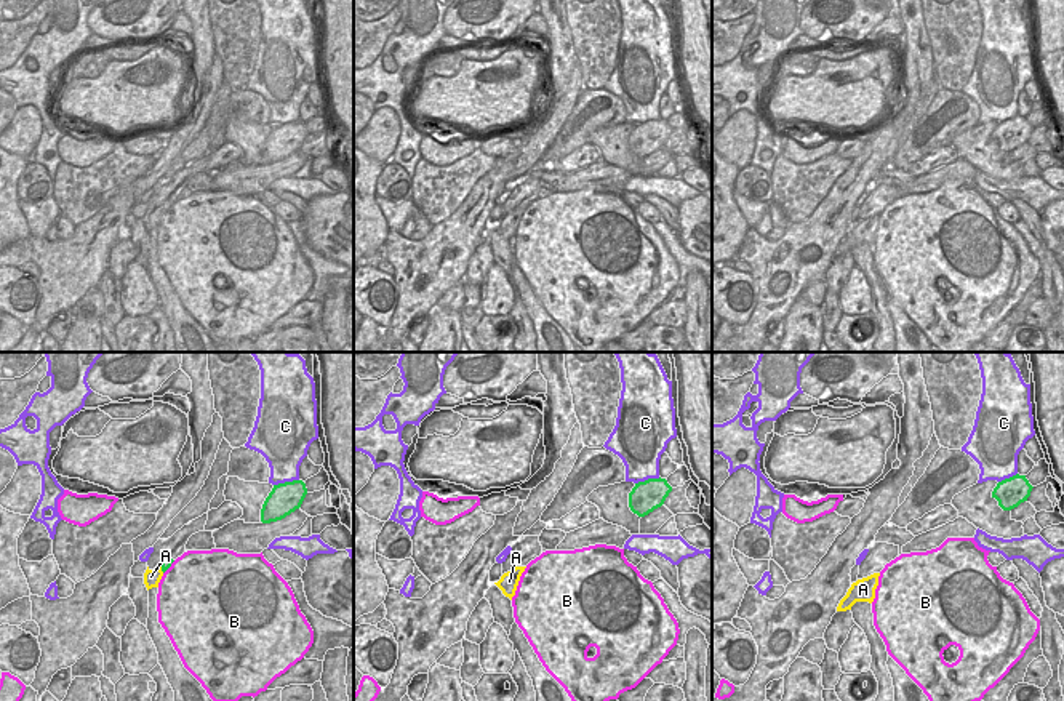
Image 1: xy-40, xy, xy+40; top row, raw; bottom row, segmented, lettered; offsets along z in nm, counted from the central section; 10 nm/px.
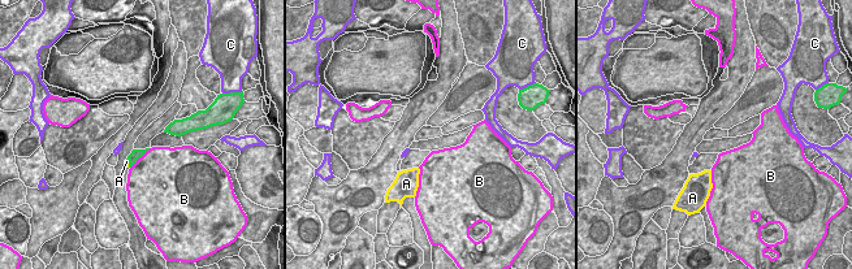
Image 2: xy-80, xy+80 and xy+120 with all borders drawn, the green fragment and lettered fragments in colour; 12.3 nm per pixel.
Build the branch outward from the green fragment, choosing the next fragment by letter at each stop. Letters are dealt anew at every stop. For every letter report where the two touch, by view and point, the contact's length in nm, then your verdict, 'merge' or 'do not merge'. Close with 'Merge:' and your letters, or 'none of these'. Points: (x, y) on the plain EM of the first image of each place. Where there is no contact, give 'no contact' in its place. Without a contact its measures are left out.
A: xy-40 (162, 210) | 110 nm | merge
B: xy-40 (170, 207) | 190 nm | do not merge
C: xy-40 (285, 124) | 260 nm | do not merge
Merge: A

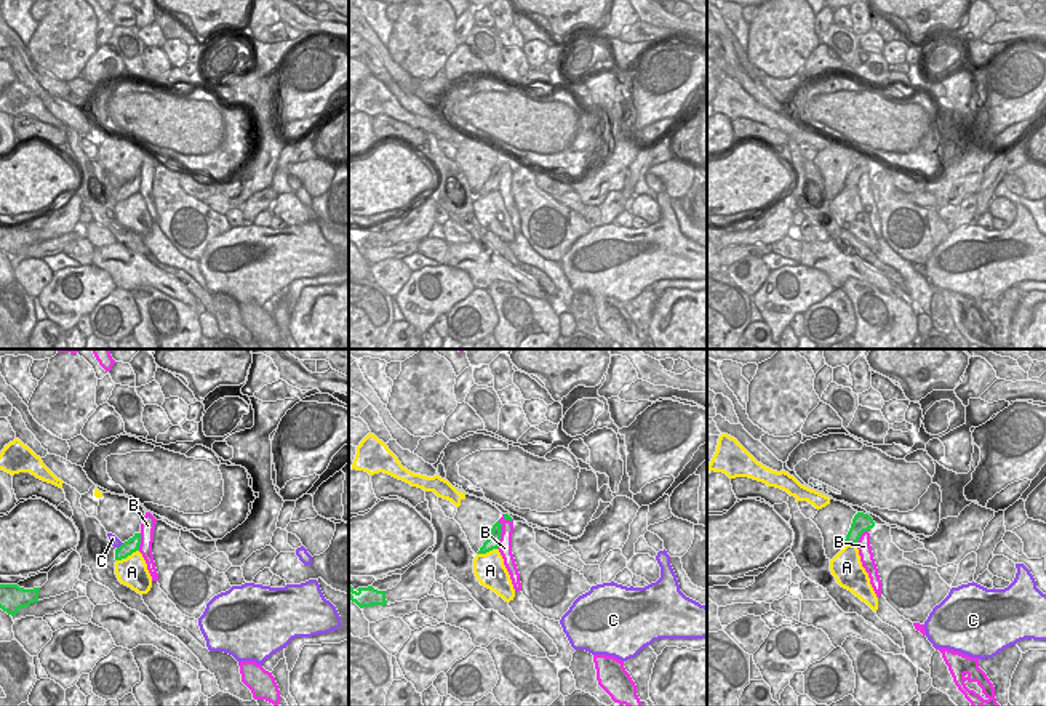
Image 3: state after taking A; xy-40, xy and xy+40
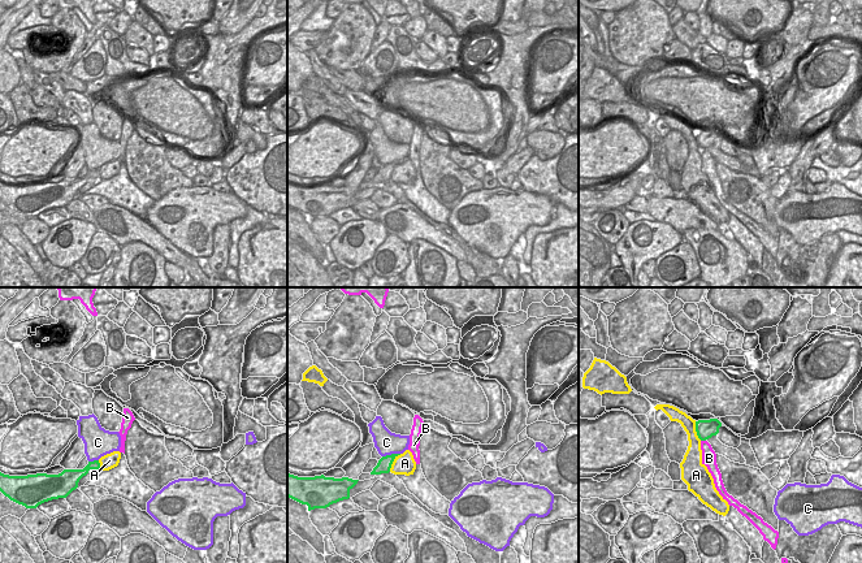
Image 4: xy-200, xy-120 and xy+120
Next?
A: xy-40 (127, 197) | 260 nm | do not merge
B: xy (499, 176) | 280 nm | do not merge
C: xy-40 (122, 186) | 100 nm | do not merge
Merge: none of these

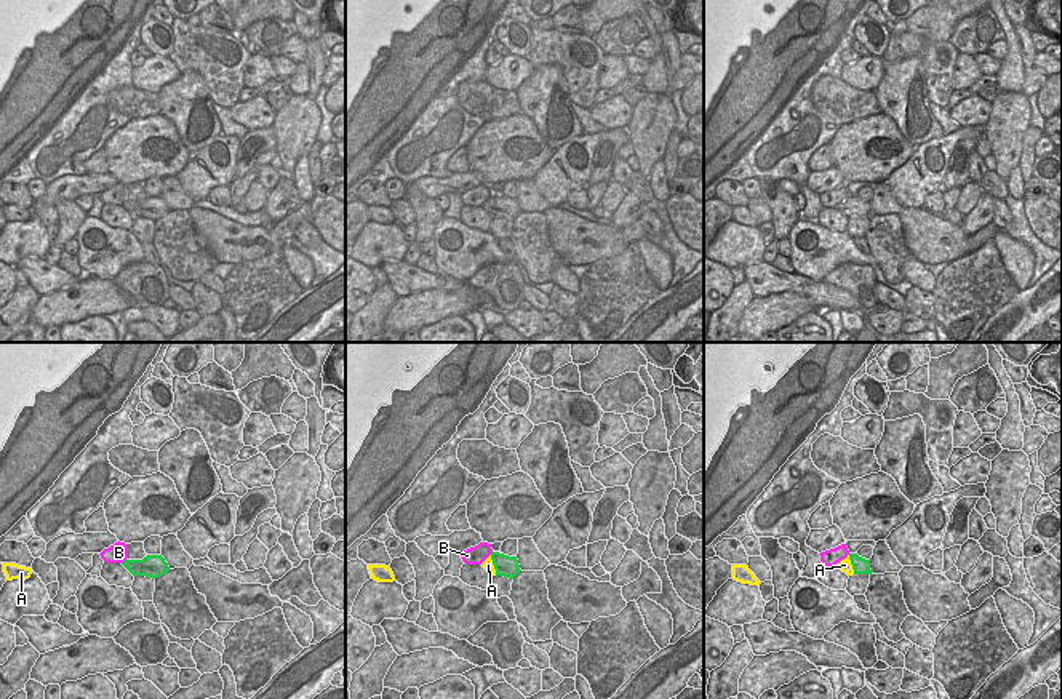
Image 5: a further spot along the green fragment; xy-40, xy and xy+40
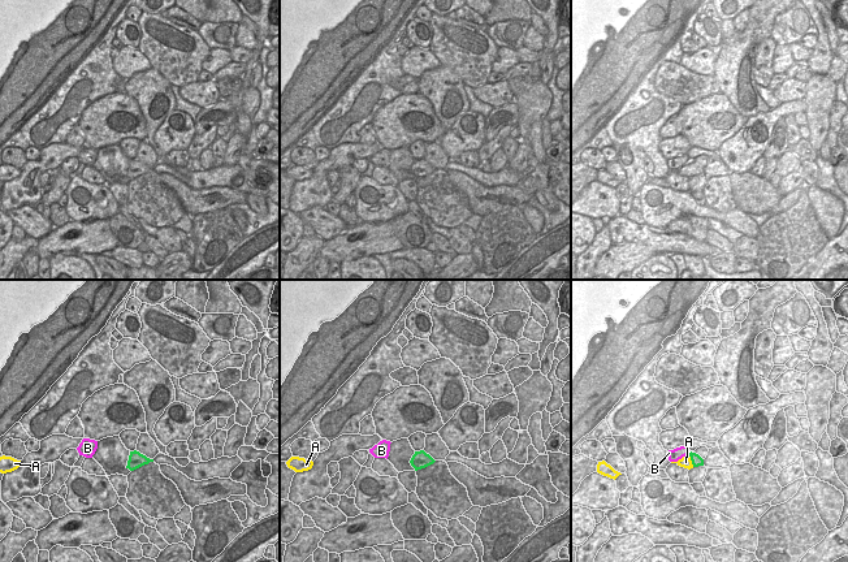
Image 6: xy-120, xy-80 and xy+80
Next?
A: xy (495, 207) | 220 nm | merge
B: xy-40 (123, 203) | 70 nm | do not merge
Merge: A

